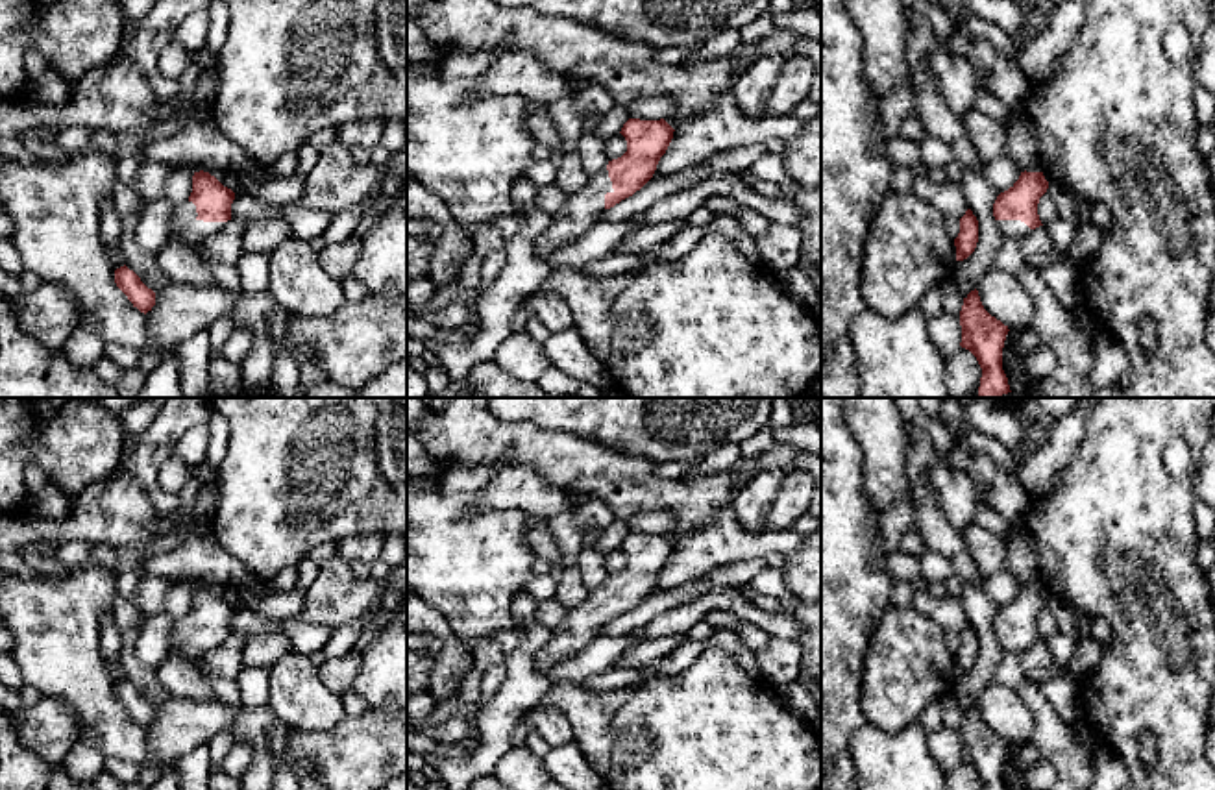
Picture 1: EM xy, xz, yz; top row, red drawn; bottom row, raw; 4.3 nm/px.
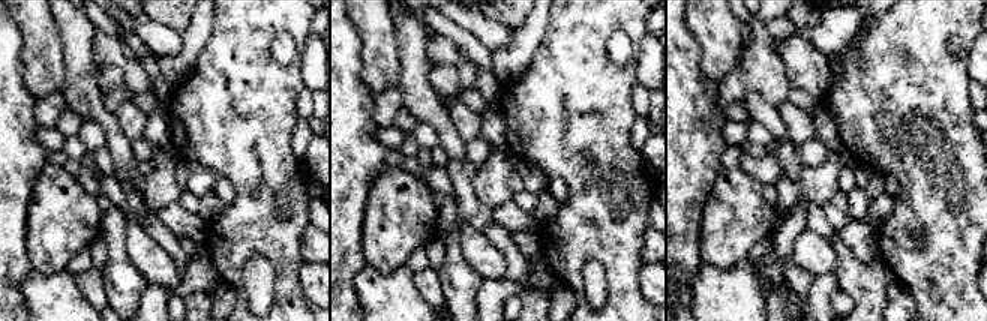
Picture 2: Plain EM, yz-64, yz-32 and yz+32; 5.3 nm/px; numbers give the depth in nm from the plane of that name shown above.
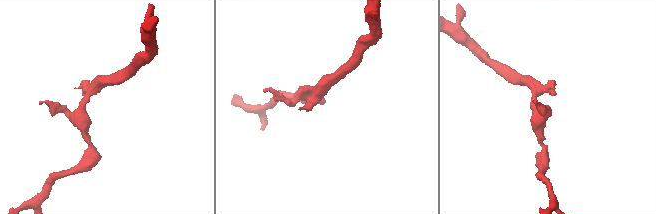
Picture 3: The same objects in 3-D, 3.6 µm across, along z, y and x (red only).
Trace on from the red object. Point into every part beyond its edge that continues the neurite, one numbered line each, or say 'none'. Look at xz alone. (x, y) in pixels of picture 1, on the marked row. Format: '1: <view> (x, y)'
1: xz (581, 209)

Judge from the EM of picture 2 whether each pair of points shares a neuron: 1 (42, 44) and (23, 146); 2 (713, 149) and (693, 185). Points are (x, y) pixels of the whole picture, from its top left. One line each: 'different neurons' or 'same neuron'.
1: different neurons
2: same neuron

